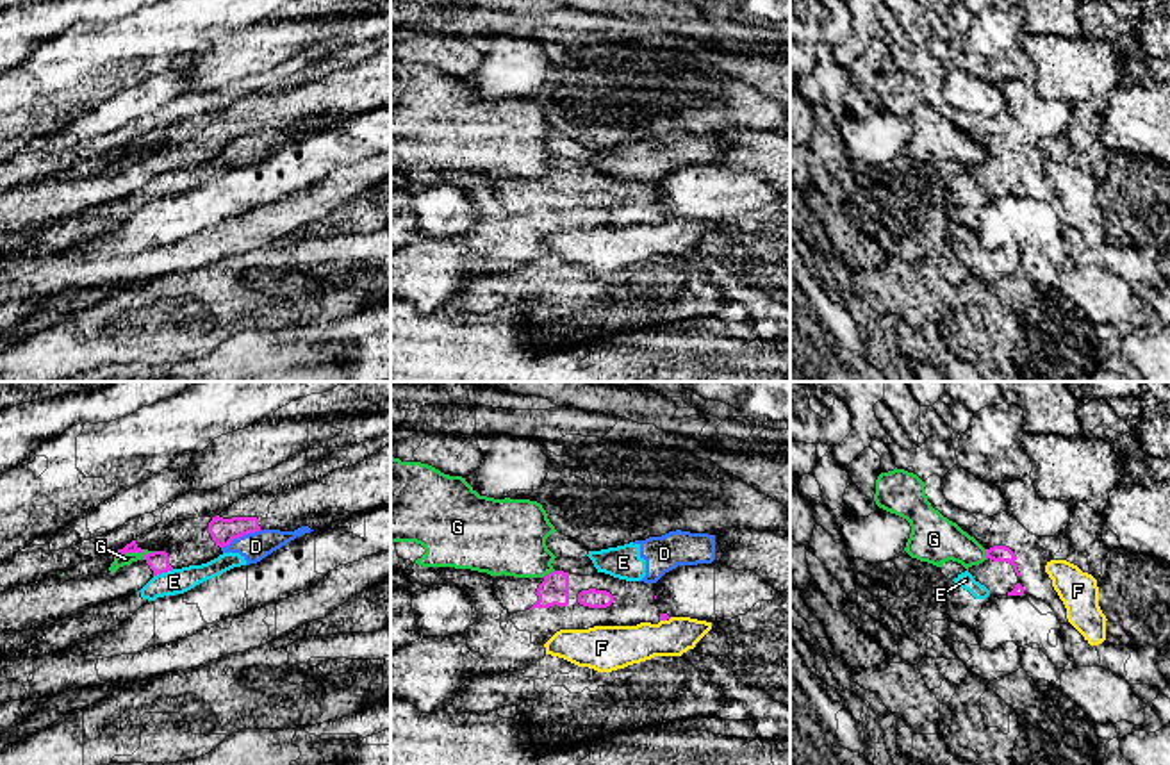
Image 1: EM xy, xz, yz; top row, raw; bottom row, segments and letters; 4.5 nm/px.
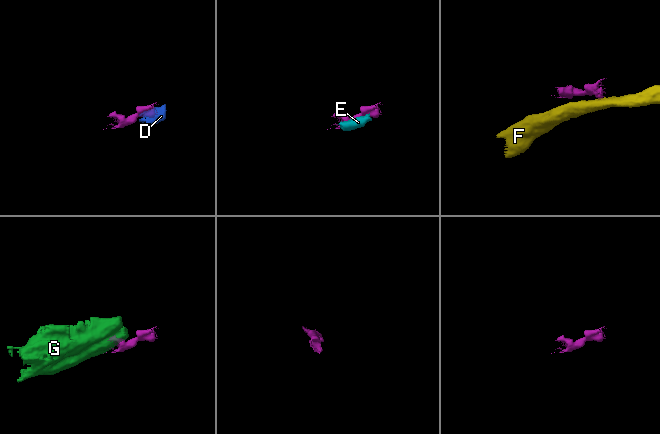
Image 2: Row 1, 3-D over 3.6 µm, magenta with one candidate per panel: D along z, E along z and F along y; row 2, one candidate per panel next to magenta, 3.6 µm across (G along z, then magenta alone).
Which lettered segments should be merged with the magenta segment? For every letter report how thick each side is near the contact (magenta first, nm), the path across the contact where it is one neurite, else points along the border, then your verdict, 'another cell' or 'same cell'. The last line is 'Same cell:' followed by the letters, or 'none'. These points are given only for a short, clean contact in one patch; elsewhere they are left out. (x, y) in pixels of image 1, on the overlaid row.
D: calibres 110 and 130 nm; border xy (261, 530), (243, 534), (222, 548); another cell
E: calibres 100 and 110 nm; border xy (173, 569), (154, 576); another cell
F: calibres 30 and 190 nm; border xz (660, 619), (666, 621); another cell
G: calibres 50 and 50 nm; border xy (154, 551), (127, 551), (115, 557); another cell
Same cell: none

